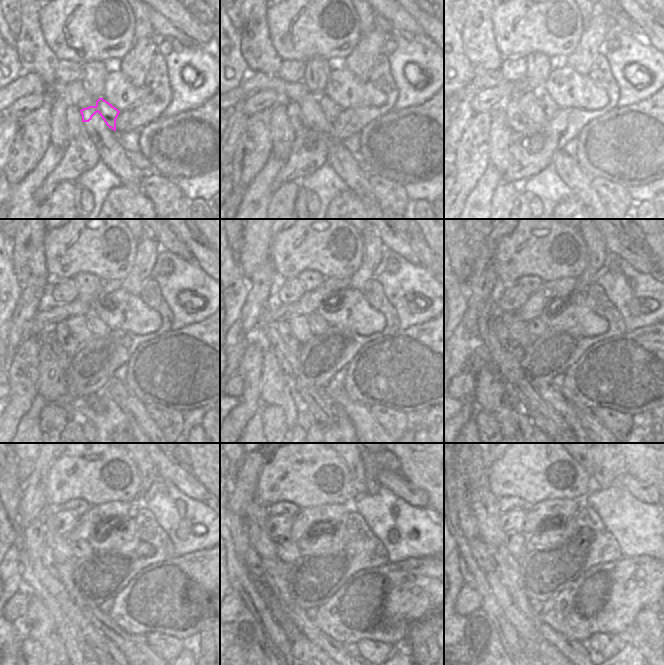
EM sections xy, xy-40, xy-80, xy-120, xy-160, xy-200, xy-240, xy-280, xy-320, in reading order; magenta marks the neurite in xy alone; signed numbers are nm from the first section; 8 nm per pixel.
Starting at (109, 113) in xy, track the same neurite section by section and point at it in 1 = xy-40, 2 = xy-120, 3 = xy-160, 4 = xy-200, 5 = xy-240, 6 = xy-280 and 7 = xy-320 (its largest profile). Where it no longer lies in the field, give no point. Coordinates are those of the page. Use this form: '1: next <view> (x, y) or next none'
1: next xy-40 (311, 105)
2: next xy-120 (83, 328)
3: next xy-160 (303, 328)
4: next xy-200 (522, 329)
5: next xy-240 (71, 551)
6: next xy-280 (294, 548)
7: next xy-320 (517, 544)

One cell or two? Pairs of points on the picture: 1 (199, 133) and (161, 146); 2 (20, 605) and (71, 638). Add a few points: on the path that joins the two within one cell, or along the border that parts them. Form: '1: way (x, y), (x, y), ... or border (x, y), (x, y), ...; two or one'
1: way (190, 142), (184, 146), (170, 146); one
2: border (18, 591), (30, 597); two

